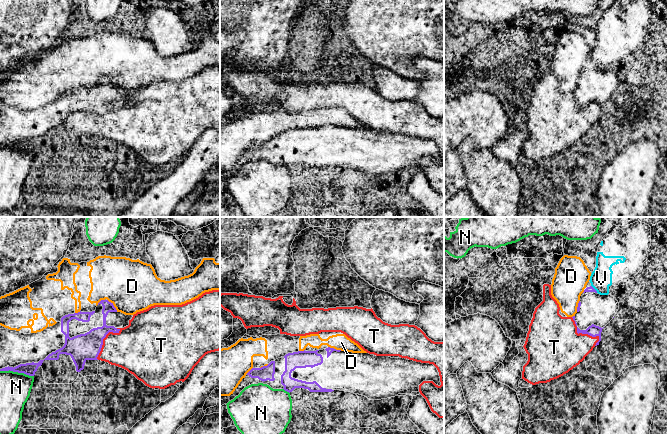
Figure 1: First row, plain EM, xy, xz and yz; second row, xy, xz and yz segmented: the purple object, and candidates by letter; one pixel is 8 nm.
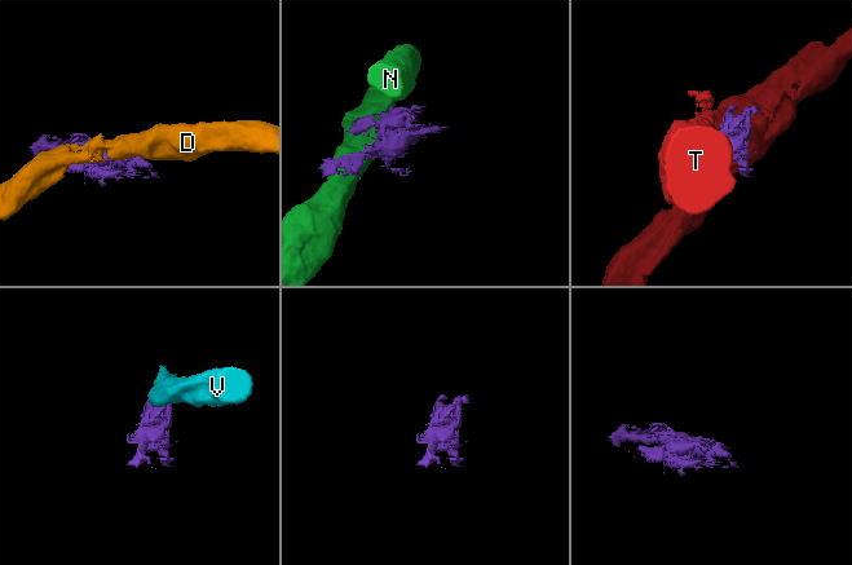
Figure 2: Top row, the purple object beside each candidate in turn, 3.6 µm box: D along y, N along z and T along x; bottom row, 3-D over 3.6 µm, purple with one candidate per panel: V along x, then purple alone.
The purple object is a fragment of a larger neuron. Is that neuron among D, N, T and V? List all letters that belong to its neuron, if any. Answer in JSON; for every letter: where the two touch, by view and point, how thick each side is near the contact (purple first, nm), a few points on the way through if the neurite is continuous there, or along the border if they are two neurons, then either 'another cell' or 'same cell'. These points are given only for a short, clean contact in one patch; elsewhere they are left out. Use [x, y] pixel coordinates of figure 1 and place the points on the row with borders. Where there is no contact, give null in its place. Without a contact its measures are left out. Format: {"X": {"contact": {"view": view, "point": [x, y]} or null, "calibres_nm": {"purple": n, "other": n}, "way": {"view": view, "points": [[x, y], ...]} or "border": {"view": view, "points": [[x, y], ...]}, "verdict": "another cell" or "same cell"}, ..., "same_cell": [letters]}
{"D": {"contact": {"view": "xy", "point": [113, 305]}, "calibres_nm": {"purple": 100, "other": 420}, "verdict": "another cell"}, "N": {"contact": {"view": "xy", "point": [17, 371]}, "calibres_nm": {"purple": 100, "other": 240}, "verdict": "another cell"}, "T": {"contact": {"view": "yz", "point": [584, 333]}, "calibres_nm": {"purple": 90, "other": 400}, "verdict": "another cell"}, "V": {"contact": {"view": "yz", "point": [594, 289]}, "calibres_nm": {"purple": 50, "other": 180}, "verdict": "another cell"}, "same_cell": []}

